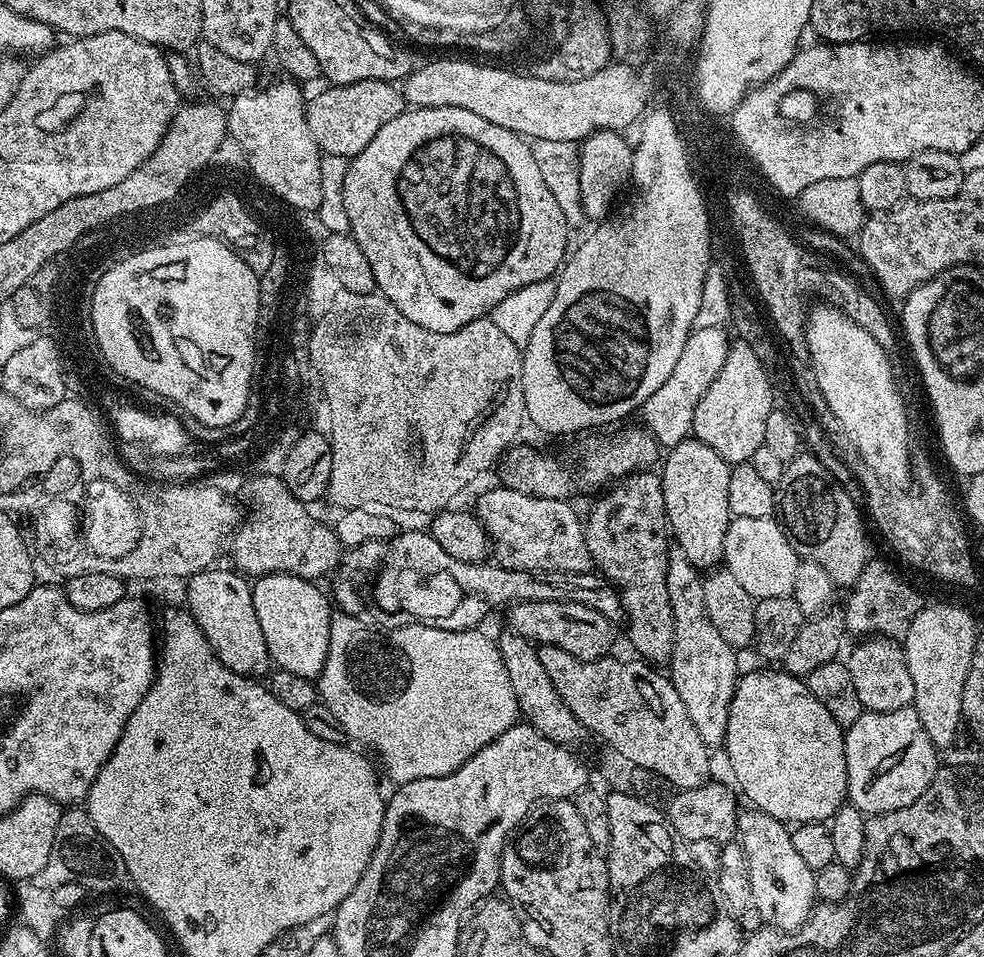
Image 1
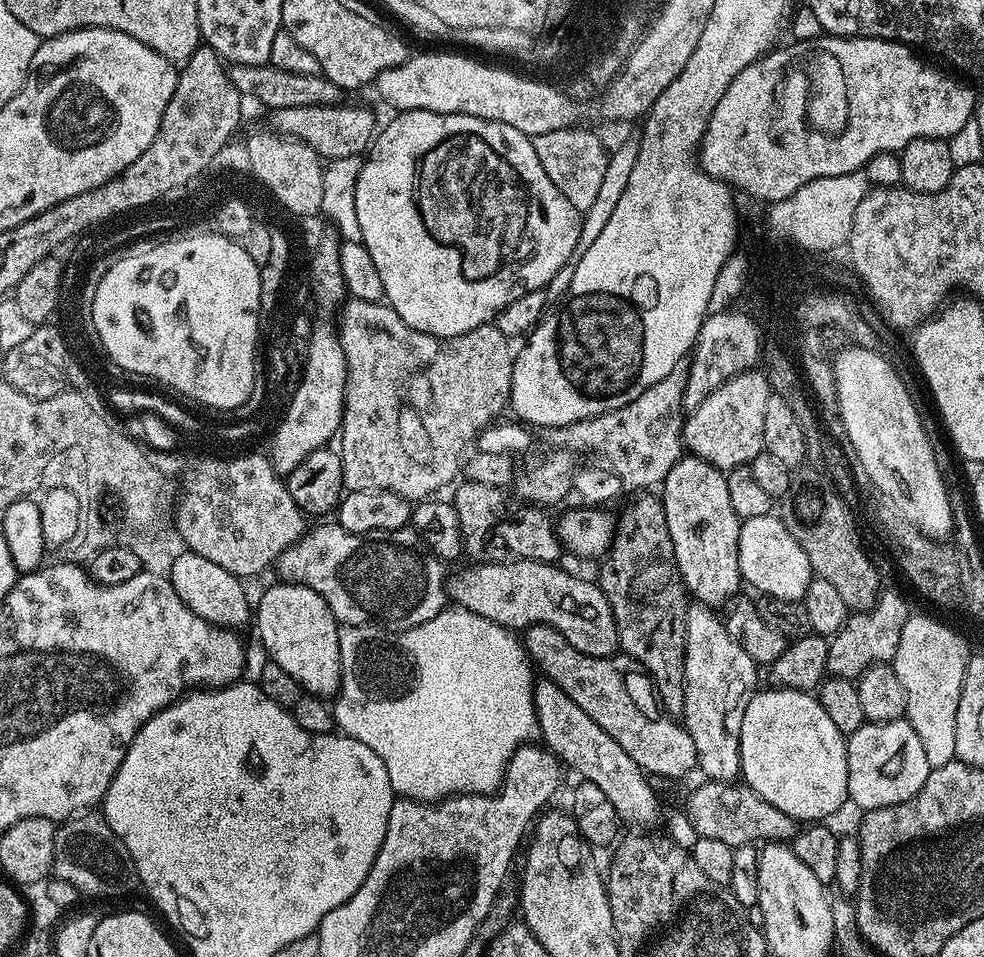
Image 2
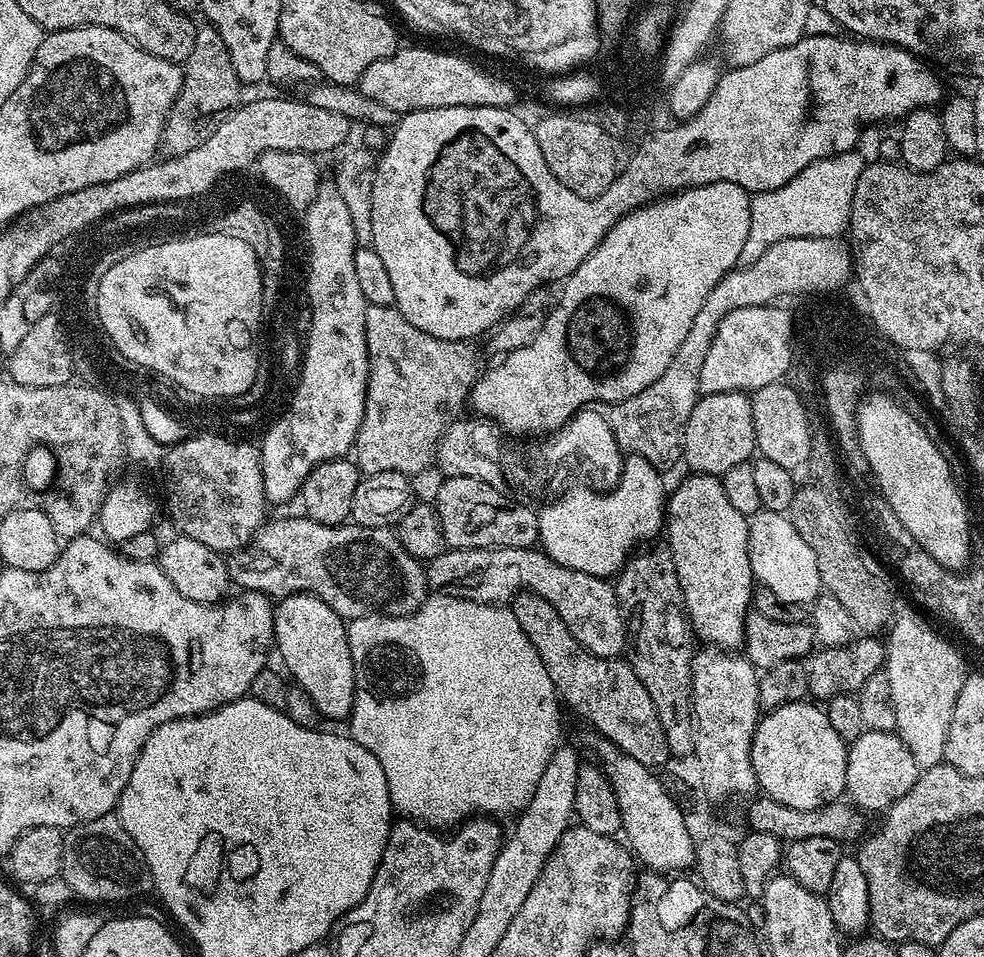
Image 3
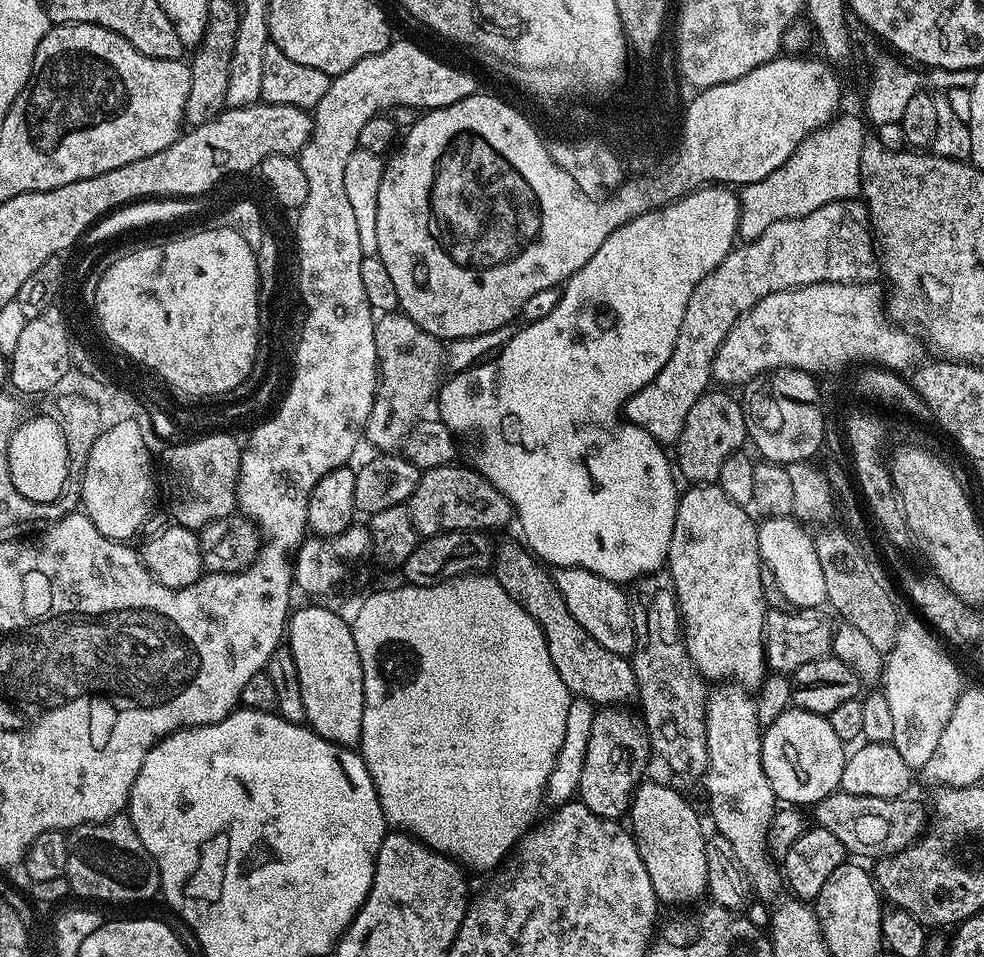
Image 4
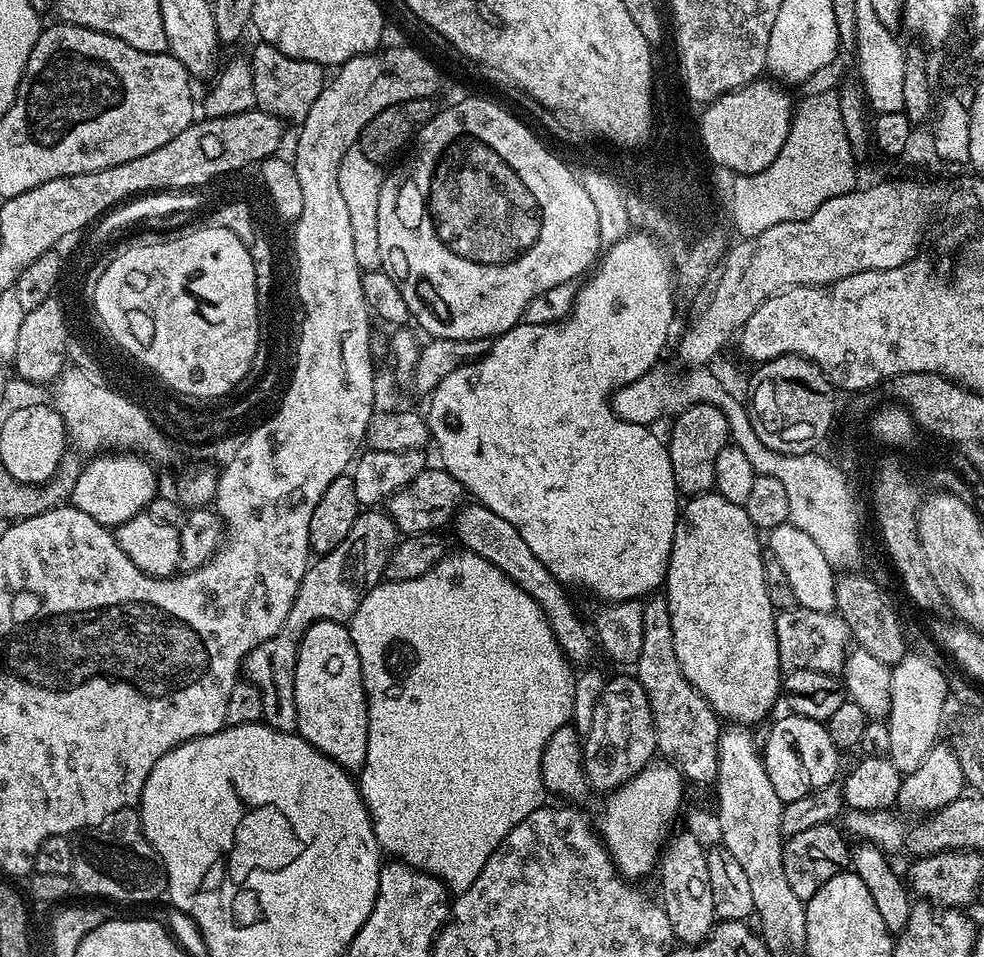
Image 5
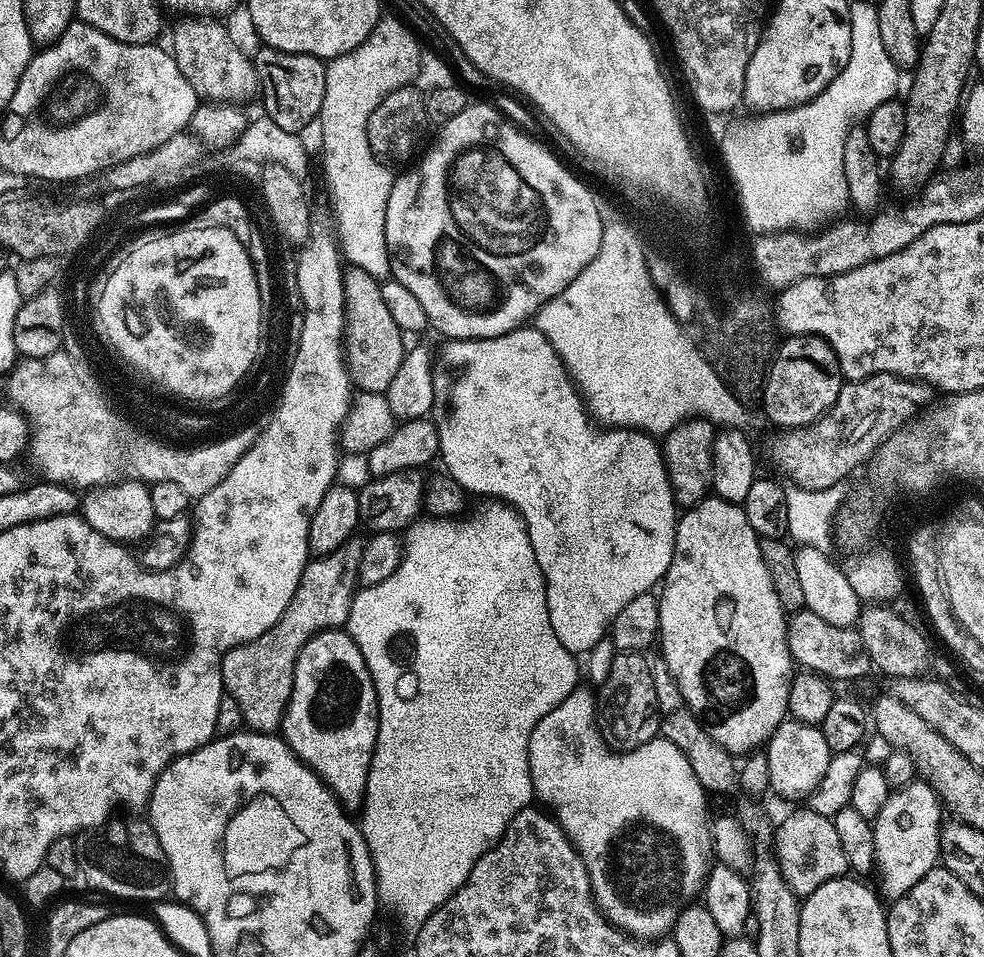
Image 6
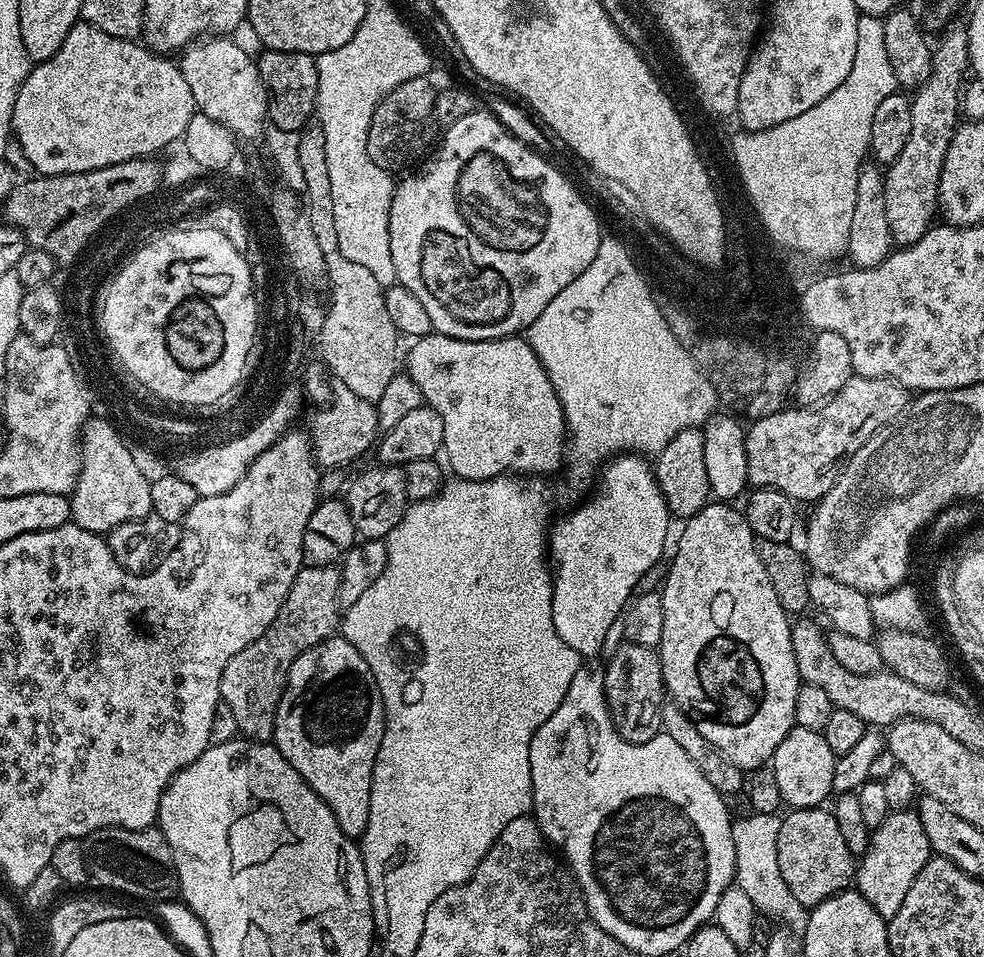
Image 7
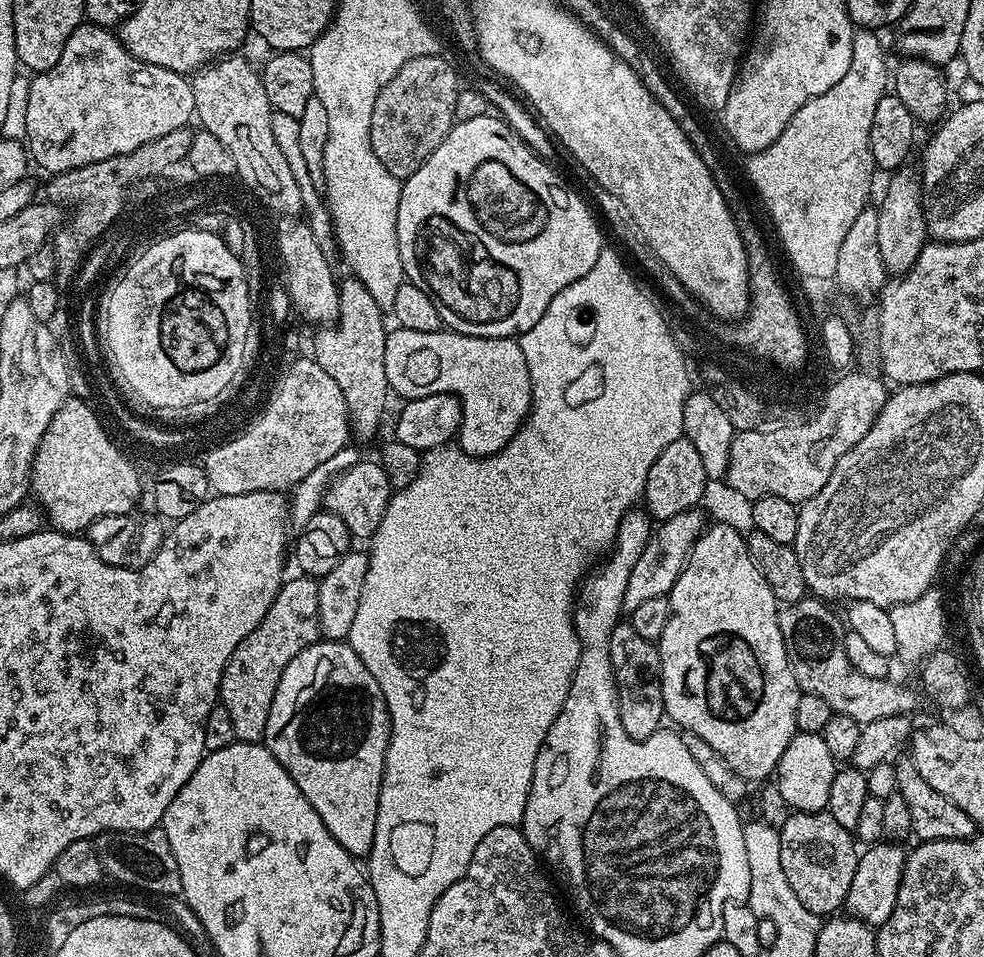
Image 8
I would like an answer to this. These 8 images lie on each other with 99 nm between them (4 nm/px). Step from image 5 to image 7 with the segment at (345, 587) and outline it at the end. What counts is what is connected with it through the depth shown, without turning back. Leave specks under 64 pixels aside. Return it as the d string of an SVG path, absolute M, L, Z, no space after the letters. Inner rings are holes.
M310 564L301 567L294 578L294 586L290 586L290 594L282 602L274 622L266 626L266 630L250 646L238 650L230 662L226 662L226 670L222 670L220 679L220 699L234 714L238 722L238 733L245 740L268 742L272 739L274 718L278 714L278 702L282 698L284 688L288 684L290 666L306 651L318 646L323 640L331 640L337 635L342 624L342 609L338 602L338 586L340 585L340 569L330 564Z

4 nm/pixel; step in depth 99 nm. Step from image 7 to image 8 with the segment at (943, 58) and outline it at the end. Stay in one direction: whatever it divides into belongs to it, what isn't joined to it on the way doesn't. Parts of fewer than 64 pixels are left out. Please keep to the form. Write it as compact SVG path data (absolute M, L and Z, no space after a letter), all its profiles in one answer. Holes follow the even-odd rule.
M897 170L891 173L888 189L878 203L878 251L882 254L885 273L903 274L908 272L918 262L918 254L922 254L924 245L929 239L928 227L925 224L924 207L920 201L920 178L915 171Z

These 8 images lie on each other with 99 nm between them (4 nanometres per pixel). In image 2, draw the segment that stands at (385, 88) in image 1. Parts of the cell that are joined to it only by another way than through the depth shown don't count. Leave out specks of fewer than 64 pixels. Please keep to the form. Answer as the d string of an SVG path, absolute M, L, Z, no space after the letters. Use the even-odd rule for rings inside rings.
M348 102L278 109L273 111L270 117L272 117L271 127L280 135L300 140L314 149L325 161L360 156L371 145L378 132L375 114L360 104Z

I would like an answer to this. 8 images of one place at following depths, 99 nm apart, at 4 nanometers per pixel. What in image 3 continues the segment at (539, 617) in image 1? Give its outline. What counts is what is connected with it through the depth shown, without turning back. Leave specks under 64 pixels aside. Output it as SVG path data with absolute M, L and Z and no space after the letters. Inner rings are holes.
M448 548L433 560L427 561L428 587L445 596L461 596L467 600L477 600L483 604L507 605L517 592L525 590L546 598L558 610L562 622L578 638L586 650L596 656L619 657L626 648L626 621L620 610L615 587L607 579L591 576L582 570L556 564L543 550L530 548Z

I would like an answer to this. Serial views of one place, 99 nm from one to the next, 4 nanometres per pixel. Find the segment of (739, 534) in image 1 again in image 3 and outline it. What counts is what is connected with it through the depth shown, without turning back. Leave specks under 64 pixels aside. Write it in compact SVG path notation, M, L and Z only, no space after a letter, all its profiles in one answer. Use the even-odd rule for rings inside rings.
M761 510L751 517L748 521L748 553L755 583L766 586L766 590L774 590L774 598L787 604L808 606L821 595L822 585L818 574L818 561L814 559L814 550L810 550L810 545L803 540L802 534L794 530L791 515Z

